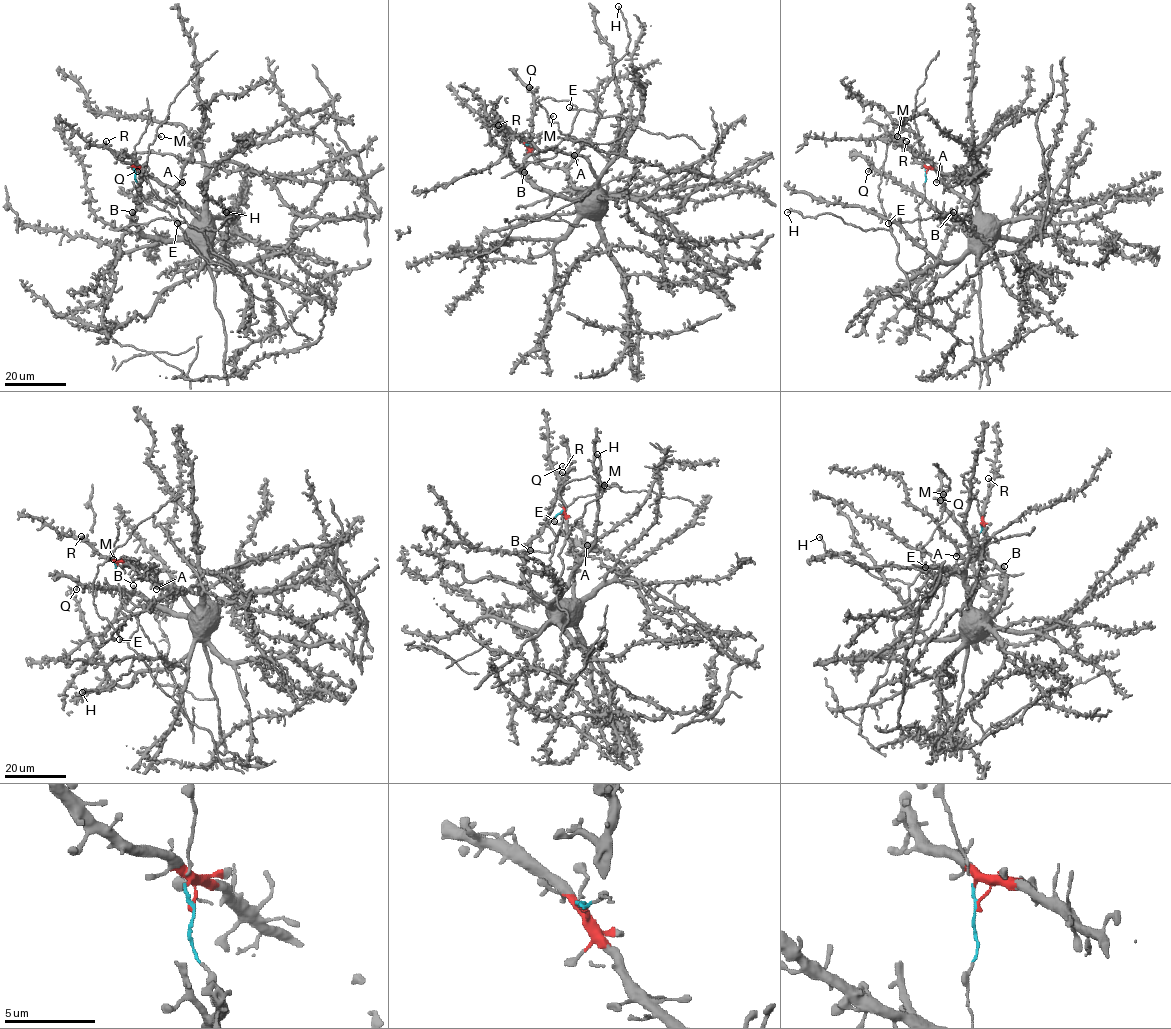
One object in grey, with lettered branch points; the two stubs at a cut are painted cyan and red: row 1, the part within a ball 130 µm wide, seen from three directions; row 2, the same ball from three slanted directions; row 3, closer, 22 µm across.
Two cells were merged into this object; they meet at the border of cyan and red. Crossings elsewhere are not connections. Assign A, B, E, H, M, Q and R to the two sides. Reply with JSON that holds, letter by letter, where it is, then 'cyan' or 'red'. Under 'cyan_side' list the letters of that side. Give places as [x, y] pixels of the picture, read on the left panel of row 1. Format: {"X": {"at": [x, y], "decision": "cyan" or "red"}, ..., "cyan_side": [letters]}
{"A": {"at": [182, 182], "decision": "red"}, "B": {"at": [132, 212], "decision": "red"}, "E": {"at": [177, 223], "decision": "cyan"}, "H": {"at": [226, 212], "decision": "cyan"}, "M": {"at": [161, 136], "decision": "cyan"}, "Q": {"at": [137, 171], "decision": "red"}, "R": {"at": [106, 141], "decision": "red"}, "cyan_side": ["E", "H", "M"]}

